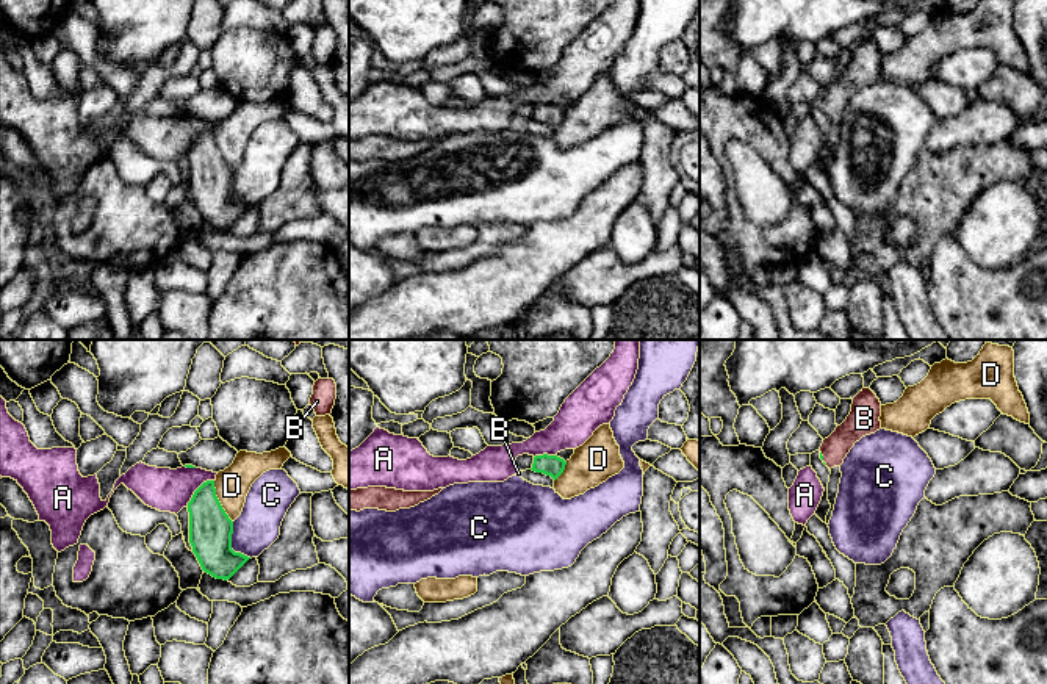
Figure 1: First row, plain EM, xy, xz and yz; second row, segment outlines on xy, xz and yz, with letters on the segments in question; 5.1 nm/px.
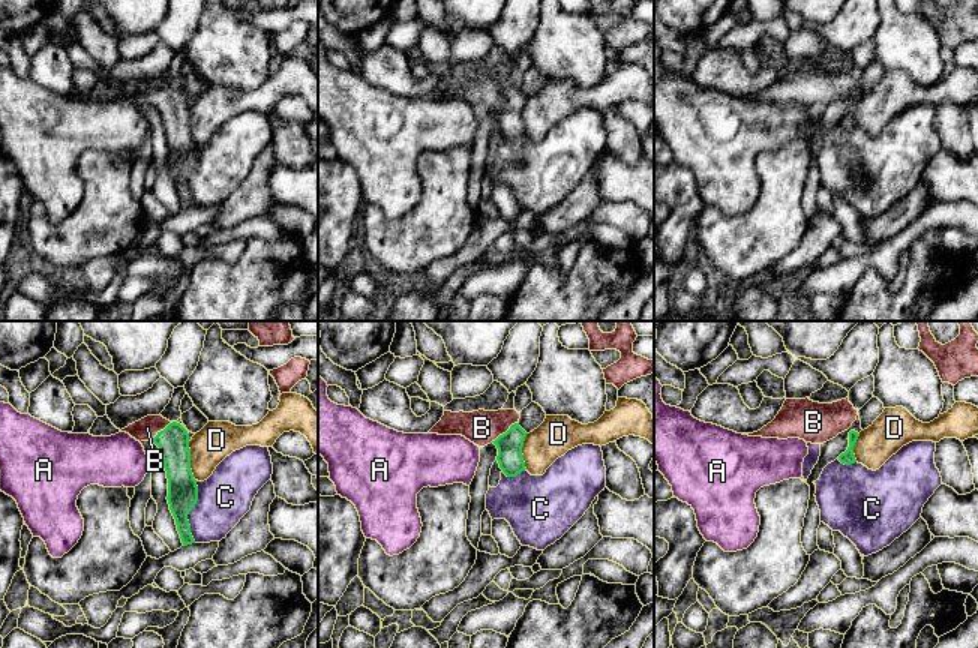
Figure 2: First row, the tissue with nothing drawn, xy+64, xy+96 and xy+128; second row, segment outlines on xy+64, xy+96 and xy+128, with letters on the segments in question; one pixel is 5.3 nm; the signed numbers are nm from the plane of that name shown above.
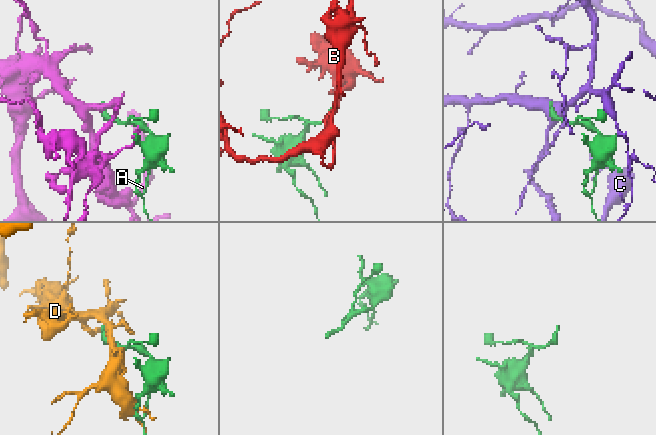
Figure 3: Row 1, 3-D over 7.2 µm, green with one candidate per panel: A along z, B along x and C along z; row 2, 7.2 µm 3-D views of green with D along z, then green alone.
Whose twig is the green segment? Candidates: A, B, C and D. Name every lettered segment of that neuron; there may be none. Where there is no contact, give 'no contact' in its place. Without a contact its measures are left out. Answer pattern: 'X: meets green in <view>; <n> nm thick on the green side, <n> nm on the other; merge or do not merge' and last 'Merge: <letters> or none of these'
A: meets green in xy; 220 nm thick on the green side, 220 nm on the other; do not merge
B: meets green in yz; 20 nm thick on the green side, 140 nm on the other; merge
C: meets green in xy; 220 nm thick on the green side, 220 nm on the other; do not merge
D: meets green in xy; 220 nm thick on the green side, 180 nm on the other; do not merge
Merge: B

